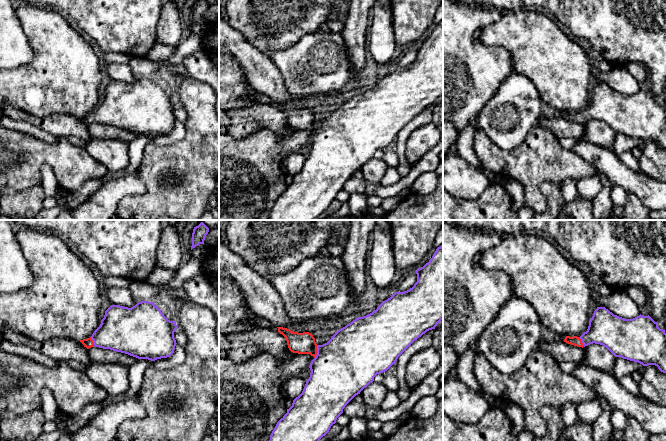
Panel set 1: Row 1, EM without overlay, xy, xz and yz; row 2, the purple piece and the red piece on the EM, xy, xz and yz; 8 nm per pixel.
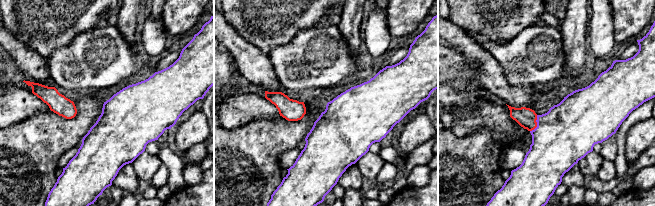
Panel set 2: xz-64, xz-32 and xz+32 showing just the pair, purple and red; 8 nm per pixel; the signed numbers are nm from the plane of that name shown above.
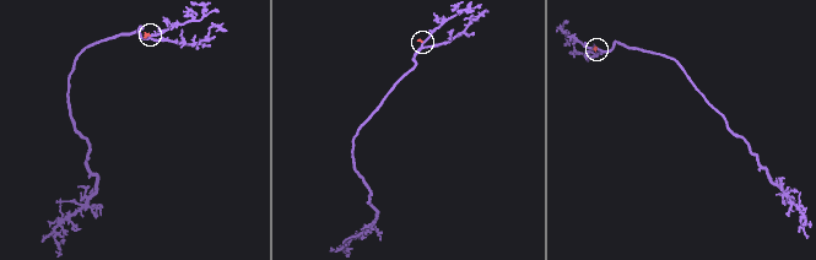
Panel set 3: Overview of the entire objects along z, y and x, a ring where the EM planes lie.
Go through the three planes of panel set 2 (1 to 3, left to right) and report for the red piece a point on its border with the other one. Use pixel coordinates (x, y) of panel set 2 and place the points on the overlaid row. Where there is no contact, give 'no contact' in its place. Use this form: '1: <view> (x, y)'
1: no contact
2: no contact
3: xz+32 (537, 124)

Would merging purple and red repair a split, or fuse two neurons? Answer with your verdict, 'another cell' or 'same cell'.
same cell

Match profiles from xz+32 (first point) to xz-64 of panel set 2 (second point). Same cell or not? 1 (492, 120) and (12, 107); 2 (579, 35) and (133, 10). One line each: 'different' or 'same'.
1: same
2: same

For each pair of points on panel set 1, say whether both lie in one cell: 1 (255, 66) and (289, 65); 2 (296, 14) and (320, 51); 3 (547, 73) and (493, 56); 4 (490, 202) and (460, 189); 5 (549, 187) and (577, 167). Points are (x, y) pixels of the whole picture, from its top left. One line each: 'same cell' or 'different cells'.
1: different cells
2: different cells
3: different cells
4: different cells
5: different cells

